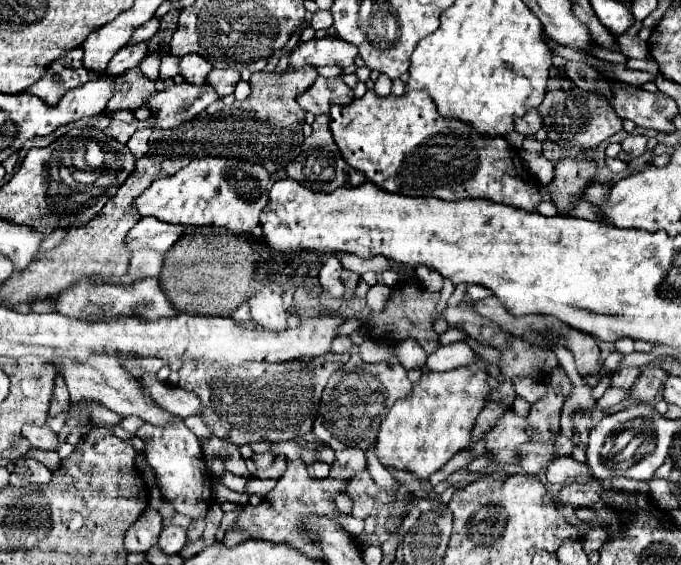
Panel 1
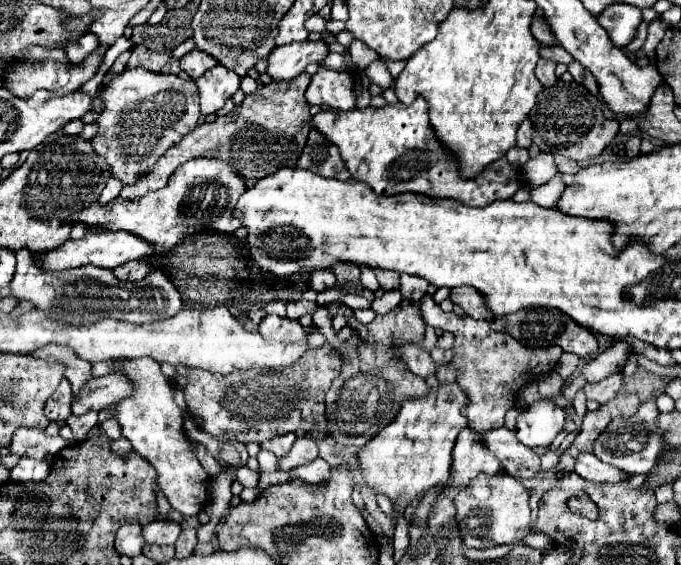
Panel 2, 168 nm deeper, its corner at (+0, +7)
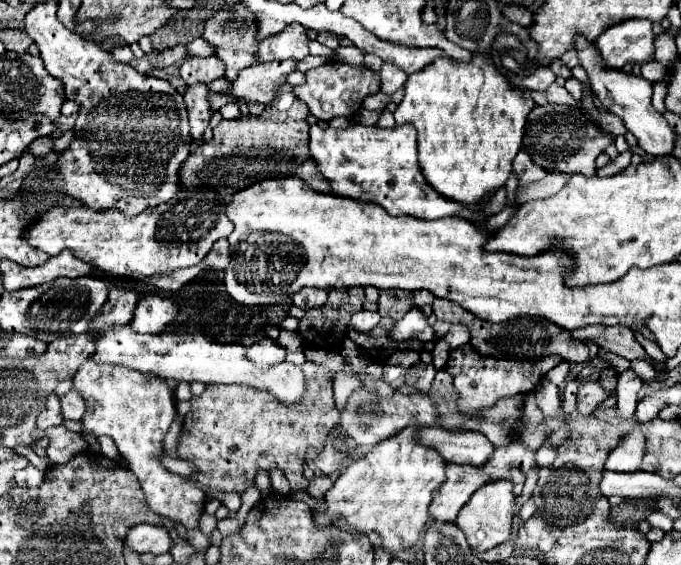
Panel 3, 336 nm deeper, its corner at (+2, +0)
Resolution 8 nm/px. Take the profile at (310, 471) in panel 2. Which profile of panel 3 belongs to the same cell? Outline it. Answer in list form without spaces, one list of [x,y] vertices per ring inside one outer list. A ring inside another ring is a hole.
[[[323,475],[323,477],[313,477],[313,479],[309,481],[309,495],[311,495],[311,497],[323,497],[331,487],[333,487],[333,481],[331,481],[327,475]]]

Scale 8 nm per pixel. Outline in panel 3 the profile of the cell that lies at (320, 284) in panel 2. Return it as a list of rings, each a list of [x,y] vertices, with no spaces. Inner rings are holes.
[[[303,287],[301,291],[297,291],[291,297],[291,301],[293,301],[293,305],[305,307],[305,309],[323,307],[325,301],[327,301],[327,291],[325,289],[309,289],[309,287]]]

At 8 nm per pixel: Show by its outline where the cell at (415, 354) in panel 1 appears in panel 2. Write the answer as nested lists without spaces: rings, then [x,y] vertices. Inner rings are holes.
[[[405,344],[405,346],[401,346],[401,352],[403,352],[403,362],[407,364],[407,368],[415,376],[427,378],[427,376],[435,374],[437,366],[435,366],[433,358],[421,346],[417,346],[417,344]]]

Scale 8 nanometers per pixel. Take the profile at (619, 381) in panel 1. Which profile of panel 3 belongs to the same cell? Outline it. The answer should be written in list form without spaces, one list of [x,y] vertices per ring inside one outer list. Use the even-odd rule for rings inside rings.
[[[587,381],[579,385],[577,393],[577,407],[583,415],[591,415],[603,401],[609,397],[609,393],[601,387],[599,381]]]

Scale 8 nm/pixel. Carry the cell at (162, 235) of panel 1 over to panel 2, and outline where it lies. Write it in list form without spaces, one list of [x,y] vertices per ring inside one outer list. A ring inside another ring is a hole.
[[[87,232],[81,240],[67,240],[63,246],[51,250],[49,254],[45,254],[41,258],[41,262],[35,262],[35,266],[47,270],[47,272],[55,272],[55,270],[67,270],[67,268],[79,268],[79,266],[101,266],[101,268],[117,268],[129,260],[139,260],[139,258],[147,258],[153,256],[153,246],[147,244],[145,240],[131,236],[129,232]]]

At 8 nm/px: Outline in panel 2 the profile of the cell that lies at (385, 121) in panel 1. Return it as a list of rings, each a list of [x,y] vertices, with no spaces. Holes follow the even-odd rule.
[[[417,98],[411,106],[395,104],[377,110],[321,110],[313,116],[313,128],[339,148],[351,178],[357,182],[365,182],[379,196],[397,196],[411,192],[437,200],[457,200],[465,206],[483,208],[497,200],[509,200],[521,188],[521,172],[511,166],[505,156],[495,164],[489,164],[477,178],[463,180],[455,168],[455,158],[439,140],[435,140],[427,112],[429,108],[423,98]]]

